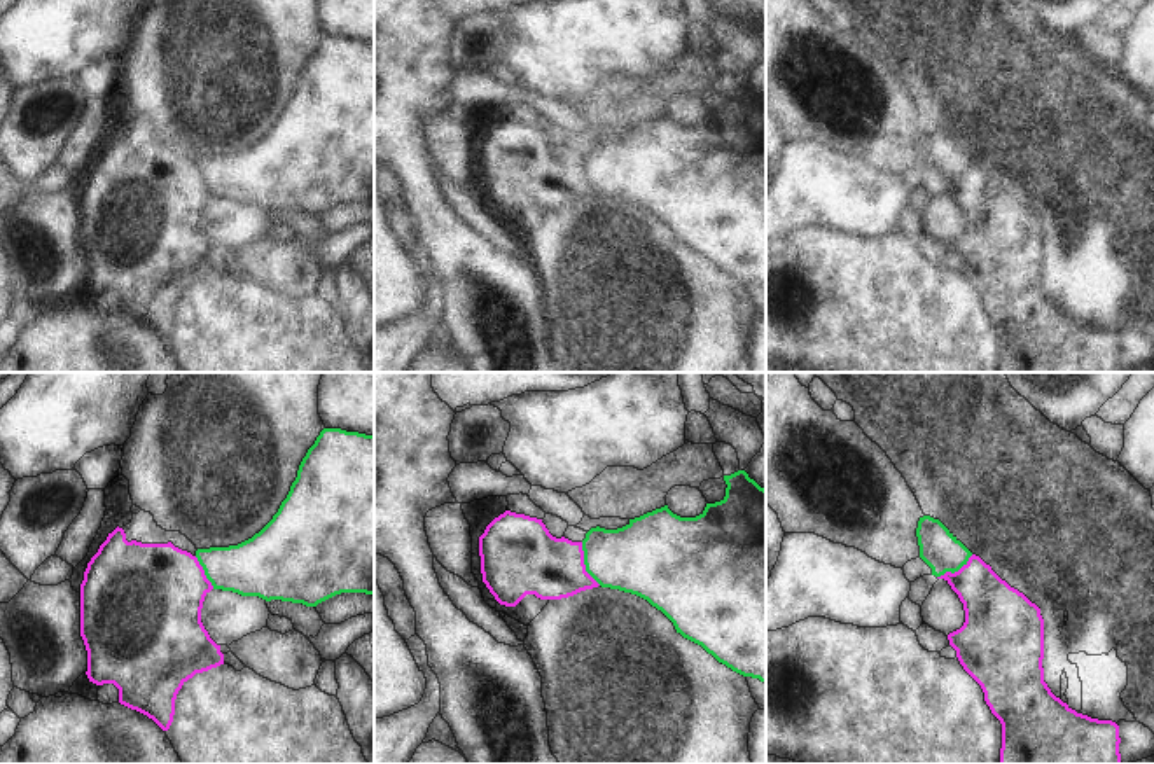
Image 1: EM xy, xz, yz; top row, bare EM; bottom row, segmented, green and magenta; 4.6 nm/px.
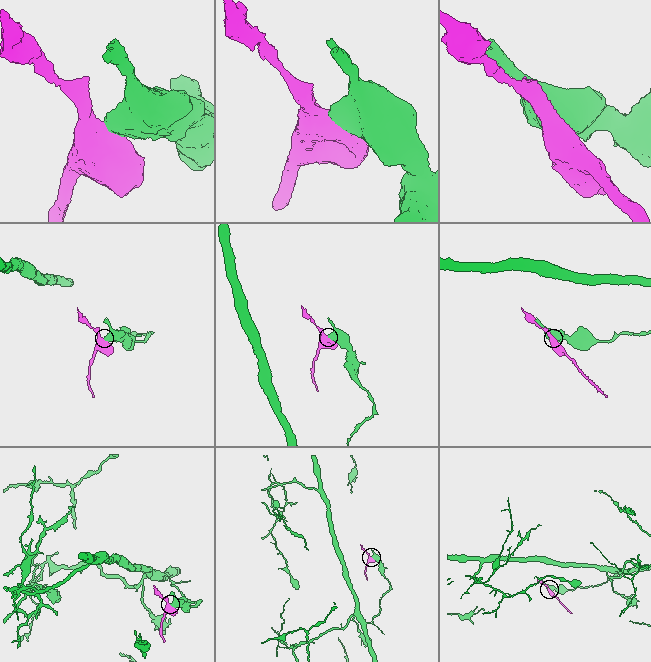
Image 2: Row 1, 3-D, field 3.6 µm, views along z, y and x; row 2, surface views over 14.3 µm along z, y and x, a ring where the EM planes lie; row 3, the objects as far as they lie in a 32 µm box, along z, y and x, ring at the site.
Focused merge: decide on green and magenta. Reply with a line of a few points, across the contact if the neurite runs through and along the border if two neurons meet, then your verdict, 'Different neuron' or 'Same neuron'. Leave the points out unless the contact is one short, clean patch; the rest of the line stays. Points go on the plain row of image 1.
Different neuron.

